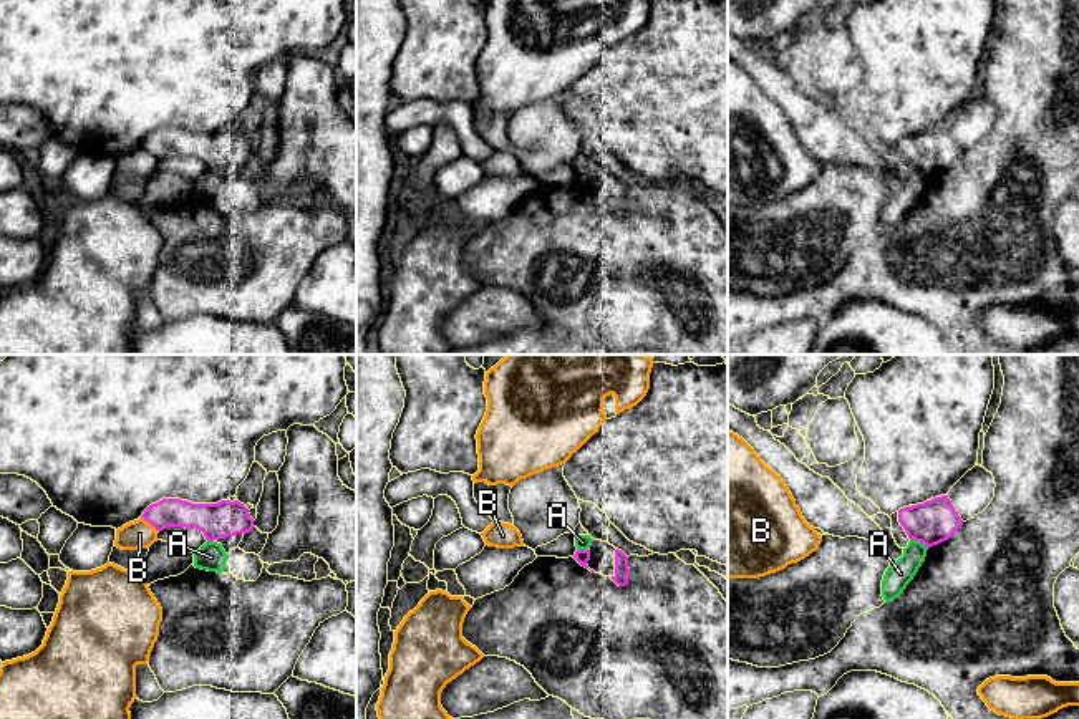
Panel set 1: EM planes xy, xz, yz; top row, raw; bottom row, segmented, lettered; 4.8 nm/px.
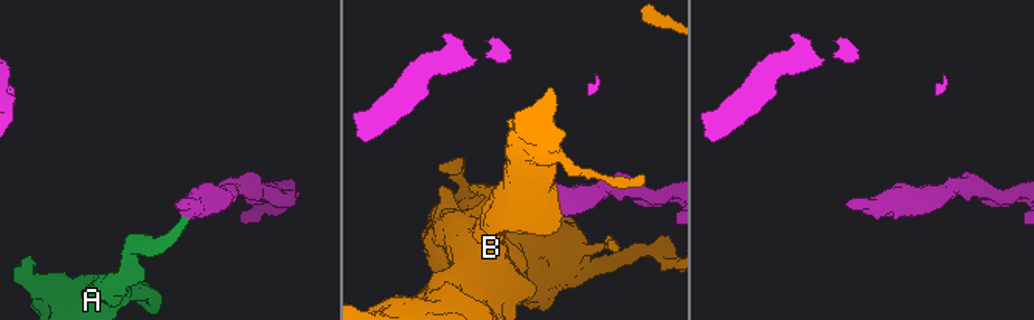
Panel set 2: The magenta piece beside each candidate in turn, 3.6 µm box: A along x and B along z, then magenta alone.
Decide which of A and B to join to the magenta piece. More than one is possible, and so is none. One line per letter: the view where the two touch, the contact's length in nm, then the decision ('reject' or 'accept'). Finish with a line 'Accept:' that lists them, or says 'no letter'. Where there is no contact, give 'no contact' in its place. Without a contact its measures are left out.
A: meets magenta in yz; contact 100 nm long; reject
B: meets magenta in xy; contact 120 nm long; reject
Accept: no letter

